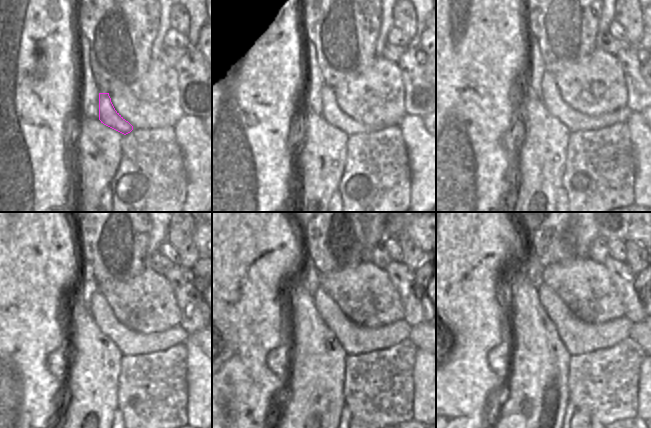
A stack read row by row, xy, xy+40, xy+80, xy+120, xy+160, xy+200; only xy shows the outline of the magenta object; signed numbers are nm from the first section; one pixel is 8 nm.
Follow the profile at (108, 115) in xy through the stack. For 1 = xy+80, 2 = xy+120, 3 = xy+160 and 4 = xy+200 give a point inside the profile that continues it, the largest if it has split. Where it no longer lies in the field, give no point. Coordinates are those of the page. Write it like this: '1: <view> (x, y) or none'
1: xy+80 (574, 120)
2: xy+120 (129, 342)
3: xy+160 (355, 339)
4: xy+200 (579, 337)

